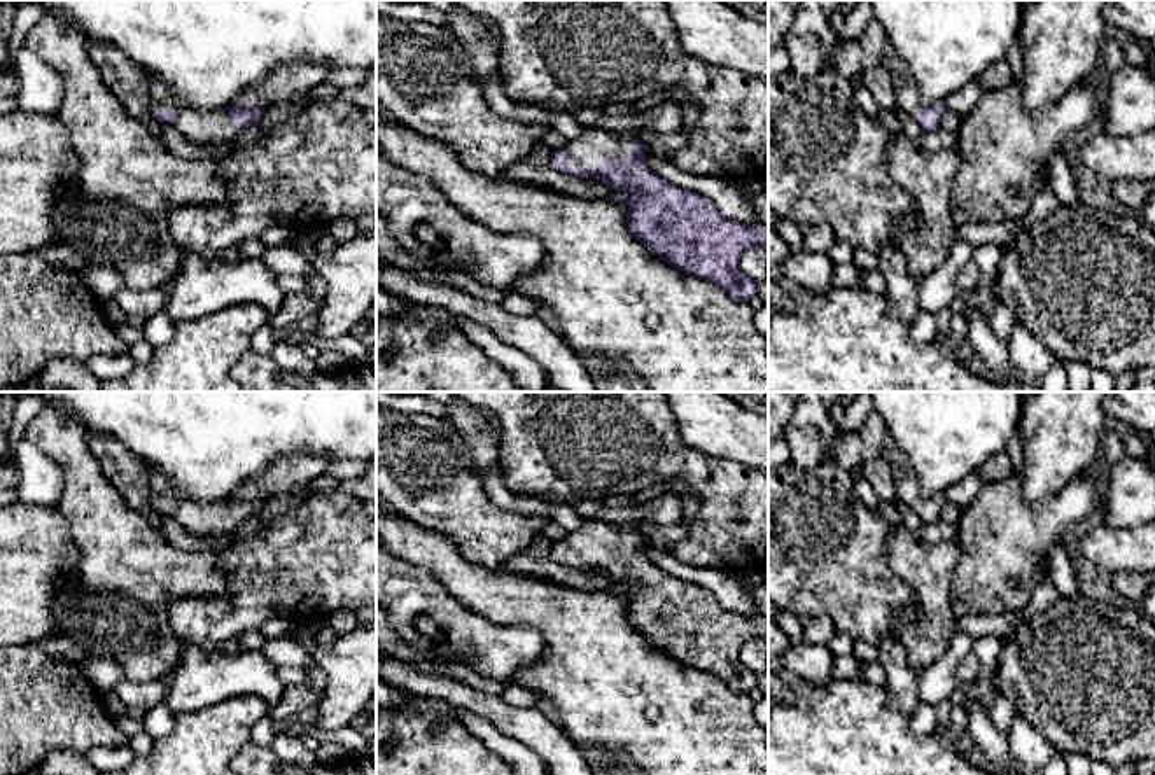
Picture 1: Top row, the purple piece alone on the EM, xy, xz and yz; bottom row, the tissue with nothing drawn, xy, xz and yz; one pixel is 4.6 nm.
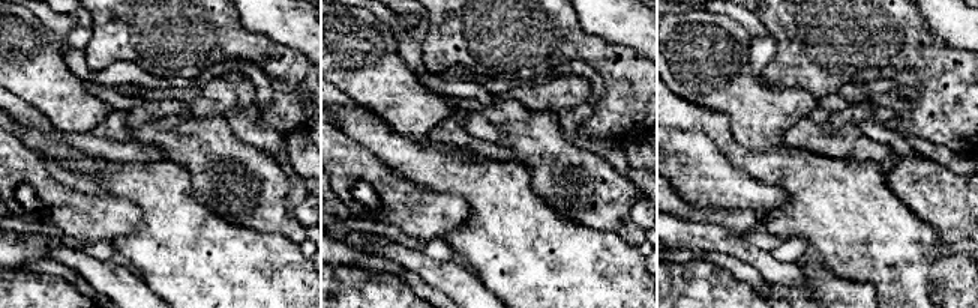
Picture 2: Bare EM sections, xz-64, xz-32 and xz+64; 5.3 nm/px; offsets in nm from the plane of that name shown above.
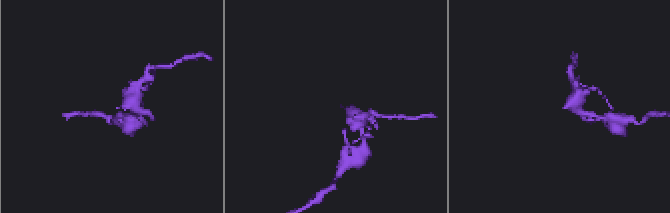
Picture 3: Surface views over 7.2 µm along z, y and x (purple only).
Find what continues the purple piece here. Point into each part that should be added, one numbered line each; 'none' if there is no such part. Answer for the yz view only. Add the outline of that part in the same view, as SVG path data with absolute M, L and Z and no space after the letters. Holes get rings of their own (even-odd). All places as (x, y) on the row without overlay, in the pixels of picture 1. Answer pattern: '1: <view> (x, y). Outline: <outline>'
1: yz (905, 480). Outline: M886 434L882 444L882 457L889 462L894 476L896 499L906 506L915 506L922 495L917 485L917 474L906 457L906 453Z

